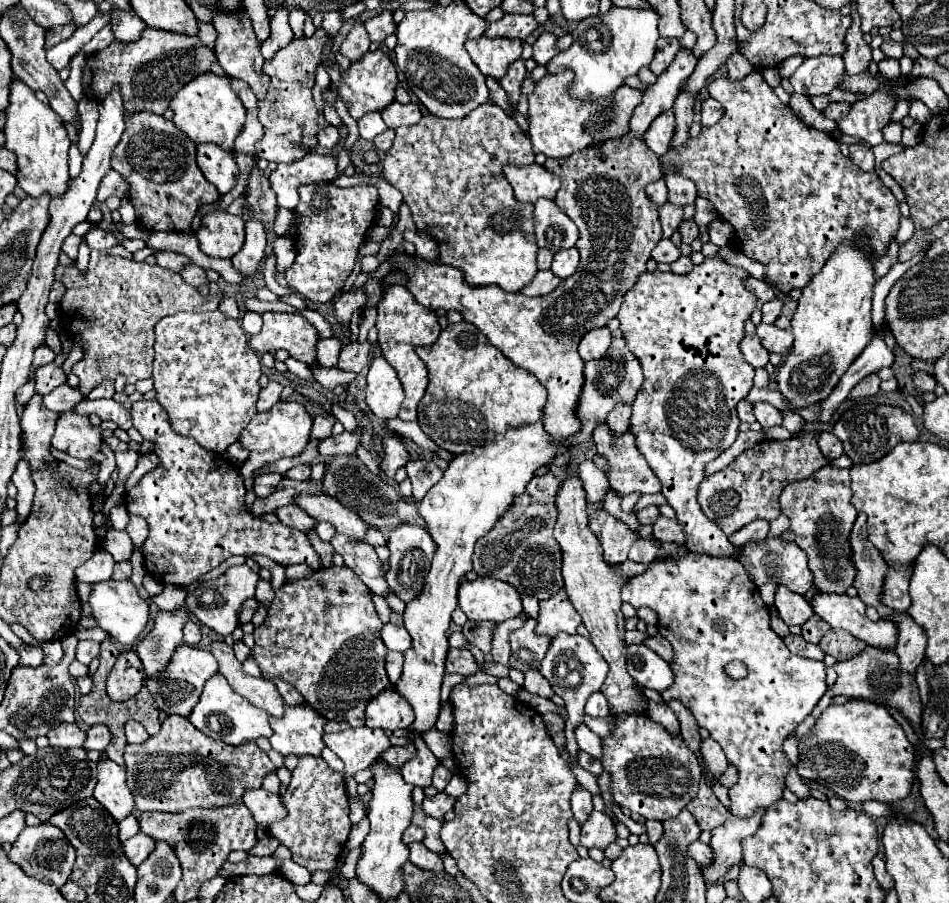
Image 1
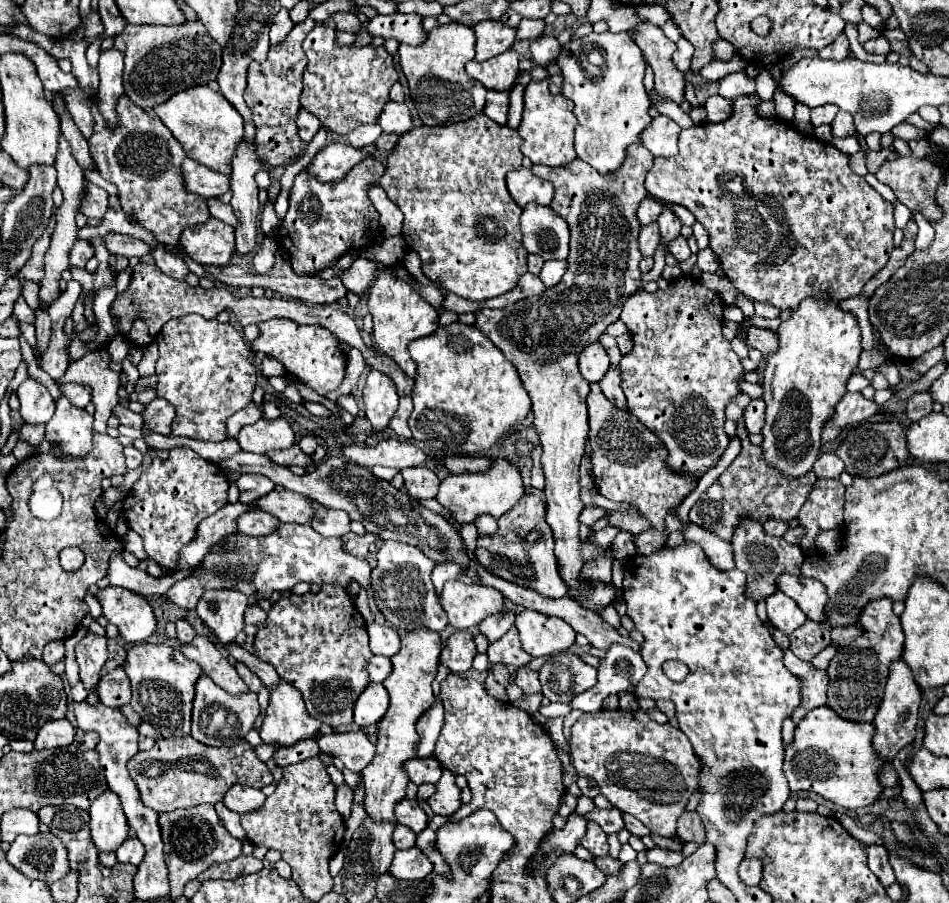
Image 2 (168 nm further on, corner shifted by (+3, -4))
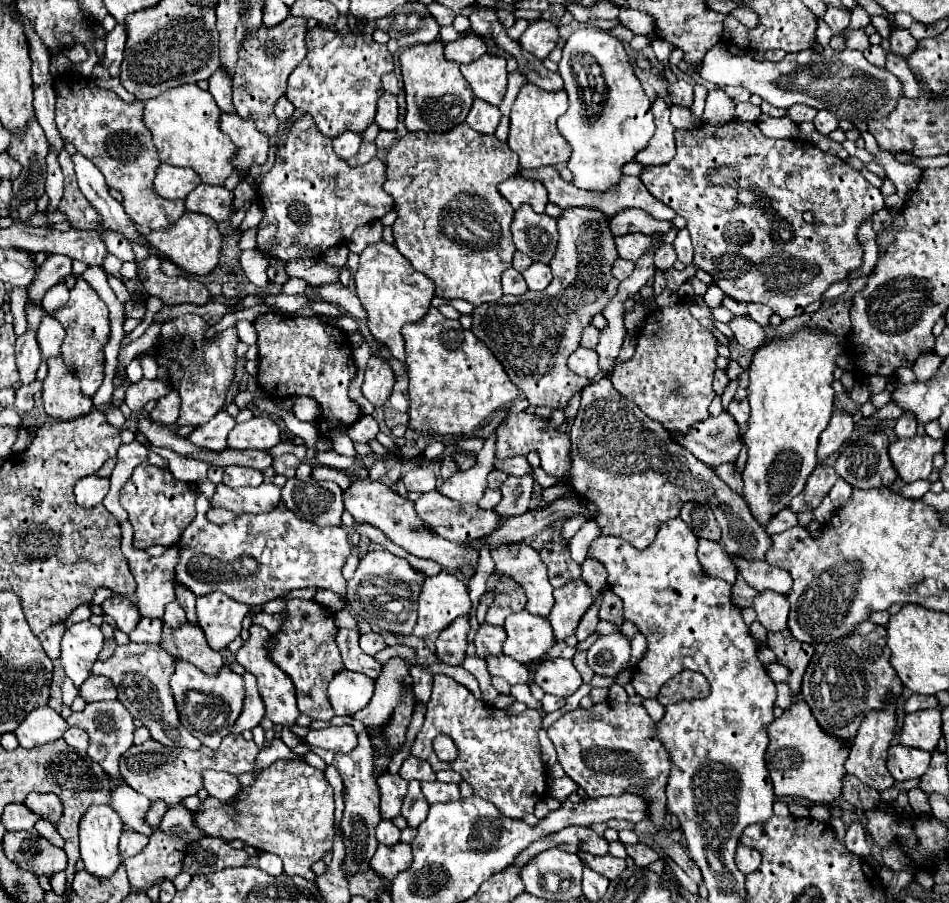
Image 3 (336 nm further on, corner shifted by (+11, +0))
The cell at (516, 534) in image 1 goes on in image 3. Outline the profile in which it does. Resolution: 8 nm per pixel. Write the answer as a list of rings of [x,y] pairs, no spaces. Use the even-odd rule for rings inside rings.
[[[508,544],[492,550],[492,558],[496,562],[496,570],[508,574],[526,590],[526,610],[530,614],[548,618],[554,606],[554,596],[548,582],[548,570],[542,564],[538,552],[532,546]]]

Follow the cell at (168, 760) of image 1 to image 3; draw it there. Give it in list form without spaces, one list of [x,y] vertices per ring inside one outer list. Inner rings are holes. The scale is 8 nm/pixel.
[[[228,734],[220,748],[212,750],[202,746],[202,750],[186,750],[186,748],[166,748],[154,742],[152,738],[146,740],[140,746],[130,746],[126,754],[120,758],[120,774],[122,780],[134,788],[136,792],[144,794],[152,802],[168,802],[168,804],[180,804],[182,798],[196,794],[202,788],[202,772],[204,770],[222,770],[230,774],[256,774],[254,770],[254,758],[258,754],[256,744],[250,740],[244,740],[240,734]]]

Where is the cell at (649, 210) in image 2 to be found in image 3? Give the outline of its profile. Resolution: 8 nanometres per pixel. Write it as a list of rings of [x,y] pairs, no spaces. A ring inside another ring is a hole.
[[[622,210],[614,218],[610,218],[610,230],[614,236],[624,236],[624,234],[652,234],[652,232],[661,232],[667,234],[671,229],[670,221],[654,220],[650,214],[644,210]]]

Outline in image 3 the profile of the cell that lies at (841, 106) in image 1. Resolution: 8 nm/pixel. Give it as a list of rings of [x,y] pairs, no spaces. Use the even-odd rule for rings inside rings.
[[[790,106],[790,108],[786,110],[786,116],[788,116],[792,122],[800,124],[800,122],[806,122],[806,120],[814,120],[816,112],[818,112],[818,110],[810,108],[810,106]]]

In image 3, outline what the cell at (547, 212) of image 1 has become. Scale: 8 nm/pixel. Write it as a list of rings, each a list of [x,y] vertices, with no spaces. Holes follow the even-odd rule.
[[[520,206],[514,212],[512,236],[516,248],[524,254],[530,254],[532,262],[548,264],[556,252],[556,220],[546,214],[536,214],[530,206]]]

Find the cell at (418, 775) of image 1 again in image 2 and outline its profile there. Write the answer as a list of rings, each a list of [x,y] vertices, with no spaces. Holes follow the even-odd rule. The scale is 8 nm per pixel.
[[[430,756],[430,758],[410,758],[404,764],[404,772],[408,774],[408,778],[420,786],[424,782],[432,782],[436,784],[440,780],[442,774],[442,766],[438,766],[438,762]]]

